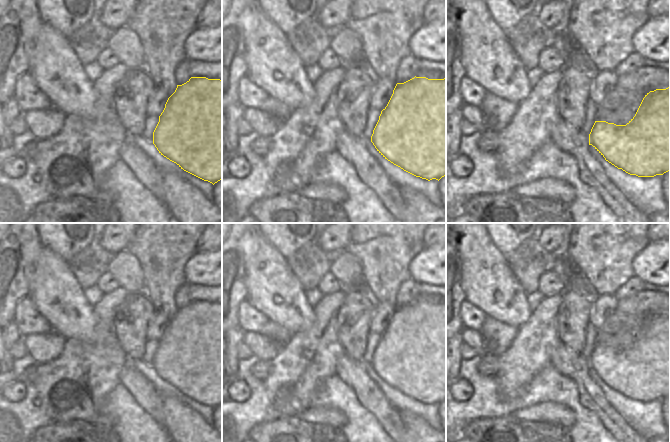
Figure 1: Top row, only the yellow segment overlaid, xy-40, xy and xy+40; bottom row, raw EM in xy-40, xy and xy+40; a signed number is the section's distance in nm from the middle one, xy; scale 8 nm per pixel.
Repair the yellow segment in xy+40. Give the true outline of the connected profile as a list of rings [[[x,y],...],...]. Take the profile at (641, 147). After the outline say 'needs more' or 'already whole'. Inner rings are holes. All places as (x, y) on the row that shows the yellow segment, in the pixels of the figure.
[[[670,87],[647,93],[635,116],[626,125],[595,121],[589,134],[589,145],[592,145],[606,161],[630,175],[654,177],[670,171]]]; already whole

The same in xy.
[[[415,76],[404,83],[397,83],[387,106],[381,111],[371,136],[371,142],[385,159],[416,177],[428,181],[432,179],[439,181],[442,177],[446,176],[446,79],[428,79],[426,77]]]; already whole

